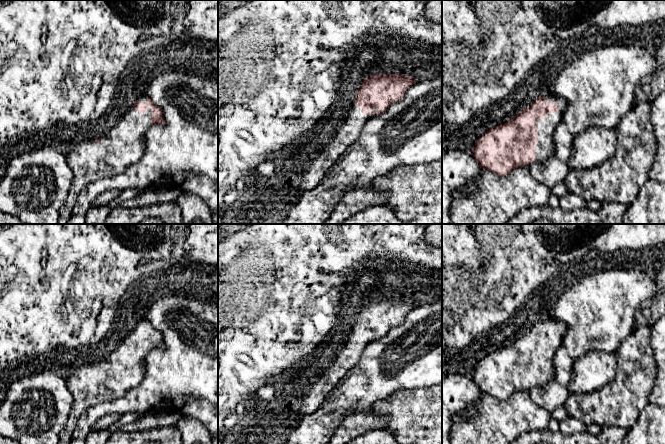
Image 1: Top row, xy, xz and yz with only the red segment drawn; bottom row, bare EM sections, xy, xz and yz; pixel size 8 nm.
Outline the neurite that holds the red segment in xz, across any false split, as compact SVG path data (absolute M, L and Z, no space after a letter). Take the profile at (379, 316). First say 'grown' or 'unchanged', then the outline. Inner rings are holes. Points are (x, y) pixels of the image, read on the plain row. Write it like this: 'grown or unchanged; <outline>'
grown; M383 297L366 301L357 313L345 347L324 373L314 376L314 383L302 393L293 414L302 419L314 413L338 381L357 364L365 347L404 322L407 314L415 307L413 301L403 298Z

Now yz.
grown; M556 319L537 322L531 330L521 334L513 343L479 361L471 375L473 381L482 393L498 400L506 400L520 390L544 386L554 377L554 356L566 332L566 324Z

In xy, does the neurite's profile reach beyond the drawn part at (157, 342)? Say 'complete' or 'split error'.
split error

